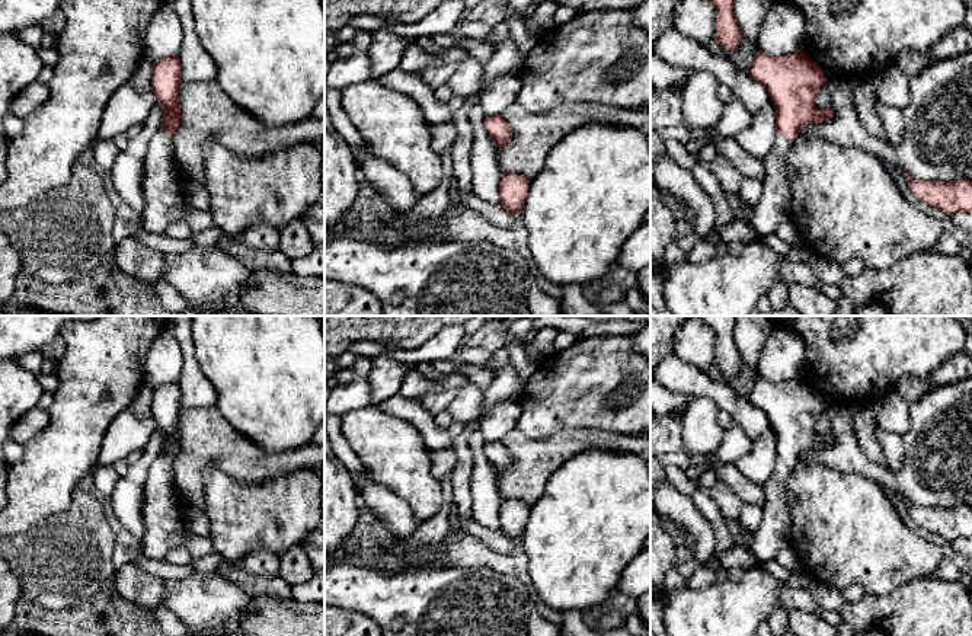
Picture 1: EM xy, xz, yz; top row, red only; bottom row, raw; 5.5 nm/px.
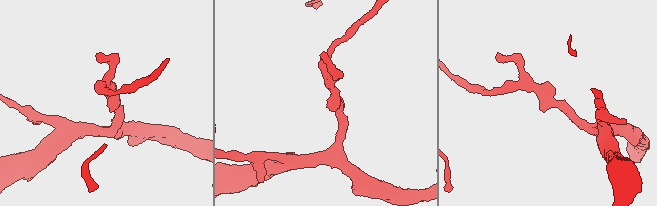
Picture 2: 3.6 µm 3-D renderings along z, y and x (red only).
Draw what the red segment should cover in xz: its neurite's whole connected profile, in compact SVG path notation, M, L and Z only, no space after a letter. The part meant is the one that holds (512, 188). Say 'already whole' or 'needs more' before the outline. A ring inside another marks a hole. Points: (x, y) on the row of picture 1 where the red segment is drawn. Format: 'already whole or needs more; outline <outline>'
already whole; outline M502 173L499 204L514 215L522 211L531 180L517 173Z

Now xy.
needs more; outline M163 57L153 63L151 90L162 109L160 130L153 135L144 162L143 228L162 233L182 220L185 201L173 162L173 135L180 125L180 60Z

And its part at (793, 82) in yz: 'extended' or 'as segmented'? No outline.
extended

